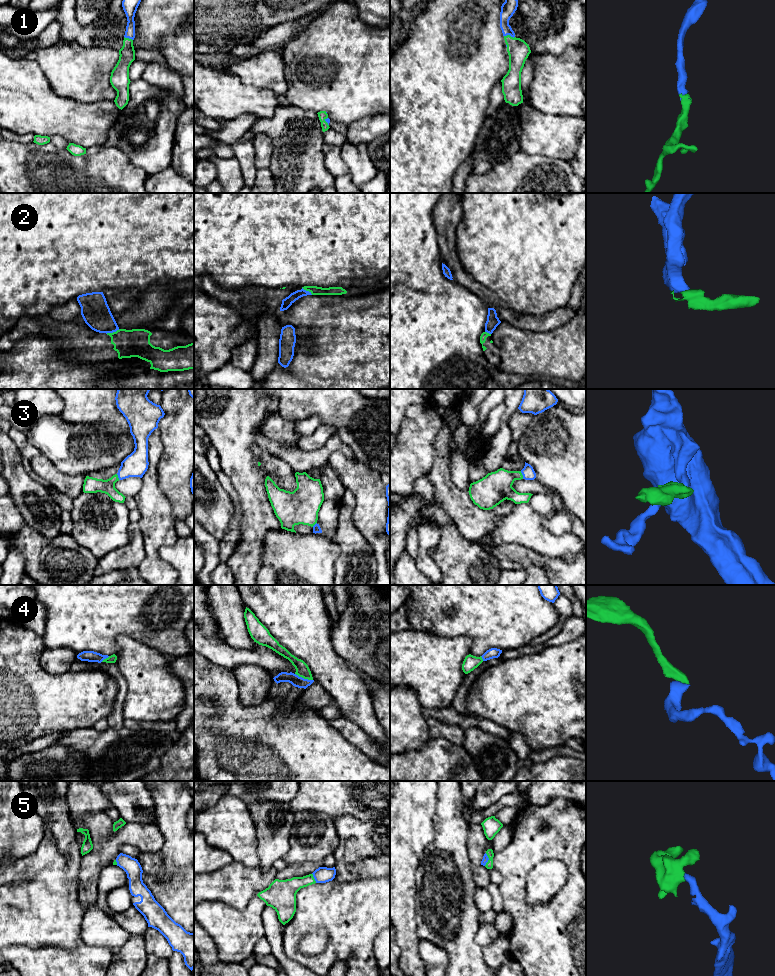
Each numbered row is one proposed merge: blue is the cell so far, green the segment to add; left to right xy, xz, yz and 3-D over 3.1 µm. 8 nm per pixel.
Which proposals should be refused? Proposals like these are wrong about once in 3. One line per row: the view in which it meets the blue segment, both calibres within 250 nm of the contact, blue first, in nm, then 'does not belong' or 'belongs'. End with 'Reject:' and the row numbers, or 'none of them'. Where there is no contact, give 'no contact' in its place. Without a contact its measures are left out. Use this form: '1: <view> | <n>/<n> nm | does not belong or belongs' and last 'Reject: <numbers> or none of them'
1: yz | 120/180 nm | belongs
2: xy | 220/220 nm | does not belong
3: yz | 100/240 nm | belongs
4: xz | 90/110 nm | belongs
5: yz | 50/60 nm | belongs
Reject: 2

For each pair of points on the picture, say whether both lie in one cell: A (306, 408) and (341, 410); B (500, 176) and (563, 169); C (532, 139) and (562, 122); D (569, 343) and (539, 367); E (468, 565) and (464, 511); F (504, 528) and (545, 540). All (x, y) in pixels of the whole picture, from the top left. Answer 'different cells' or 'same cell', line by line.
A: same cell
B: same cell
C: same cell
D: same cell
E: different cells
F: same cell

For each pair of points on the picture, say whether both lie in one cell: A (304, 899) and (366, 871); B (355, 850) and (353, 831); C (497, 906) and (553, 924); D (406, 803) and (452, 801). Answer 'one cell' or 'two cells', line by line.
A: two cells
B: one cell
C: two cells
D: two cells

